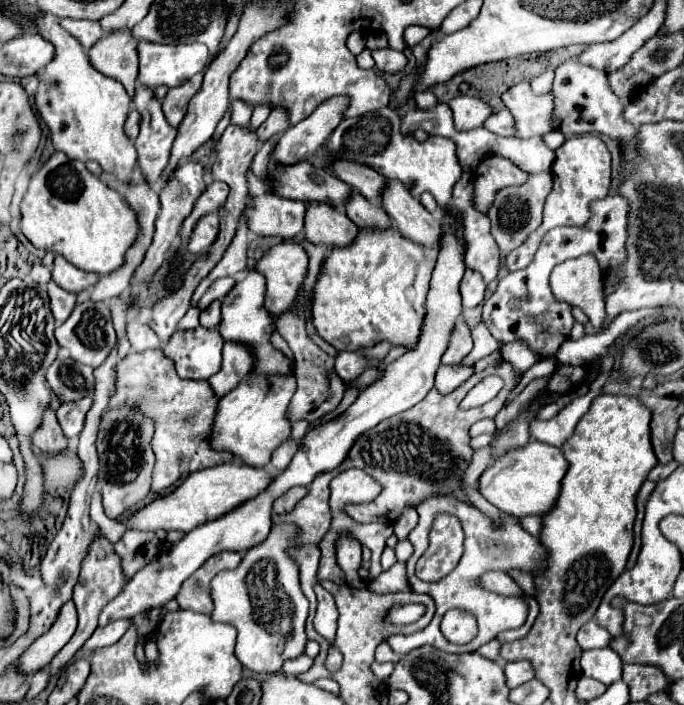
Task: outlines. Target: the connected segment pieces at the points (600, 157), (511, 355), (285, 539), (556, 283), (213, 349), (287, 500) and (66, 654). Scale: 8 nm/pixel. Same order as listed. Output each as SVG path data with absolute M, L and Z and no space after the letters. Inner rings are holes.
M574 135L564 141L562 147L556 149L556 159L552 165L552 175L554 175L554 189L552 195L546 199L544 207L544 221L542 225L522 243L516 247L508 257L506 257L506 267L510 271L524 269L532 263L536 249L540 247L542 237L548 233L548 229L554 227L582 227L590 221L590 203L604 199L610 189L612 181L612 167L610 167L610 151L602 143L602 139L590 139L590 135Z
M520 339L514 341L514 343L506 343L502 347L502 357L512 363L512 367L516 371L516 375L518 375L518 380L534 363L540 361L538 355L534 355L534 351L528 347L528 343L520 341Z
M276 523L268 535L266 541L258 543L256 547L248 549L242 557L242 563L234 571L220 571L212 581L212 601L214 611L210 613L212 621L218 623L230 623L238 631L236 639L236 659L242 663L242 667L250 669L252 673L276 673L282 669L282 663L286 659L300 657L306 645L306 633L304 633L304 621L308 617L308 599L300 587L300 569L298 563L288 557L288 549L296 549L298 535L302 531L294 523Z
M596 261L586 265L586 273L564 273L562 267L556 267L552 271L552 293L556 299L566 299L568 303L578 305L596 331L608 329L602 273Z
M196 327L190 331L176 331L164 347L176 363L176 373L182 379L208 379L220 369L222 345L216 329Z
M292 487L280 499L276 499L274 513L280 513L280 515L290 513L294 509L294 505L298 503L298 499L302 499L302 495L306 495L306 487Z
M96 537L94 539L94 547L90 551L90 555L86 557L86 563L82 563L82 571L80 571L80 579L74 587L74 603L78 609L78 629L74 633L74 637L60 649L60 653L54 655L54 659L50 661L50 675L56 675L62 671L64 665L68 665L72 661L72 657L76 655L76 651L84 645L84 641L94 633L94 629L98 627L98 615L102 611L102 607L106 603L110 603L126 585L126 579L122 575L120 563L118 563L118 555L114 555L114 547L104 539L104 537Z

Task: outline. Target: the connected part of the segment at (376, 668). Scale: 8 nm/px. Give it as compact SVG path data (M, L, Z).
M372 663L372 671L374 675L378 675L380 681L388 681L394 671L394 663Z

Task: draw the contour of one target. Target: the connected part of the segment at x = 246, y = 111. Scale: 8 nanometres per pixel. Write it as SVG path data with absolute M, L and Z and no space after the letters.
M234 99L232 101L232 113L230 113L230 123L234 125L248 125L250 117L252 117L252 107L242 101L242 99Z

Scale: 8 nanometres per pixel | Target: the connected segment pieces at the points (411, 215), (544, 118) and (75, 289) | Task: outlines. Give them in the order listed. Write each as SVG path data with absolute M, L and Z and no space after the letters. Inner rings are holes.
M386 181L380 201L394 227L410 241L426 247L436 247L440 239L440 219L428 213L420 199L412 197L400 181Z
M522 81L510 87L502 95L502 99L516 119L516 127L518 127L516 137L522 137L522 139L540 137L552 129L552 117L554 117L554 95L552 93L536 95L530 83Z
M56 255L54 259L54 269L52 269L52 281L56 281L62 289L70 291L70 293L80 293L86 287L94 285L98 281L100 275L96 273L86 273L78 267L74 267L72 263L68 263L62 255Z

